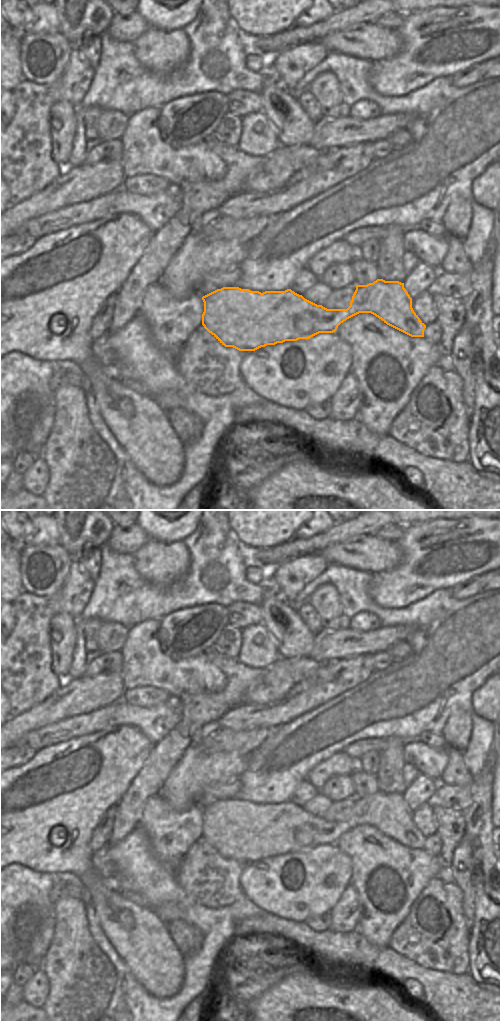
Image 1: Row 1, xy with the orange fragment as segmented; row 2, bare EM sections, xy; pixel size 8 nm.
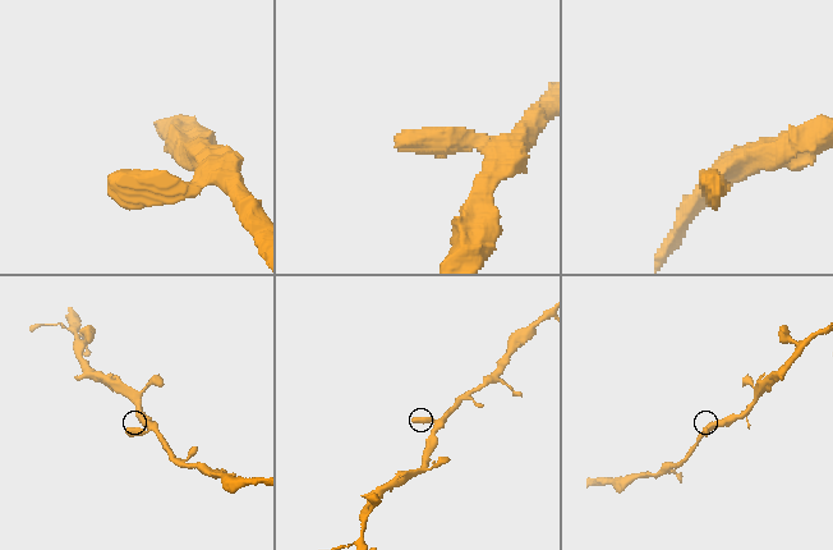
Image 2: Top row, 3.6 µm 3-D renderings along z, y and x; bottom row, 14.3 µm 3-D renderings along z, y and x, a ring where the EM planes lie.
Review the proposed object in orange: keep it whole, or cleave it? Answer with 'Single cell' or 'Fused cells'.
Single cell.

